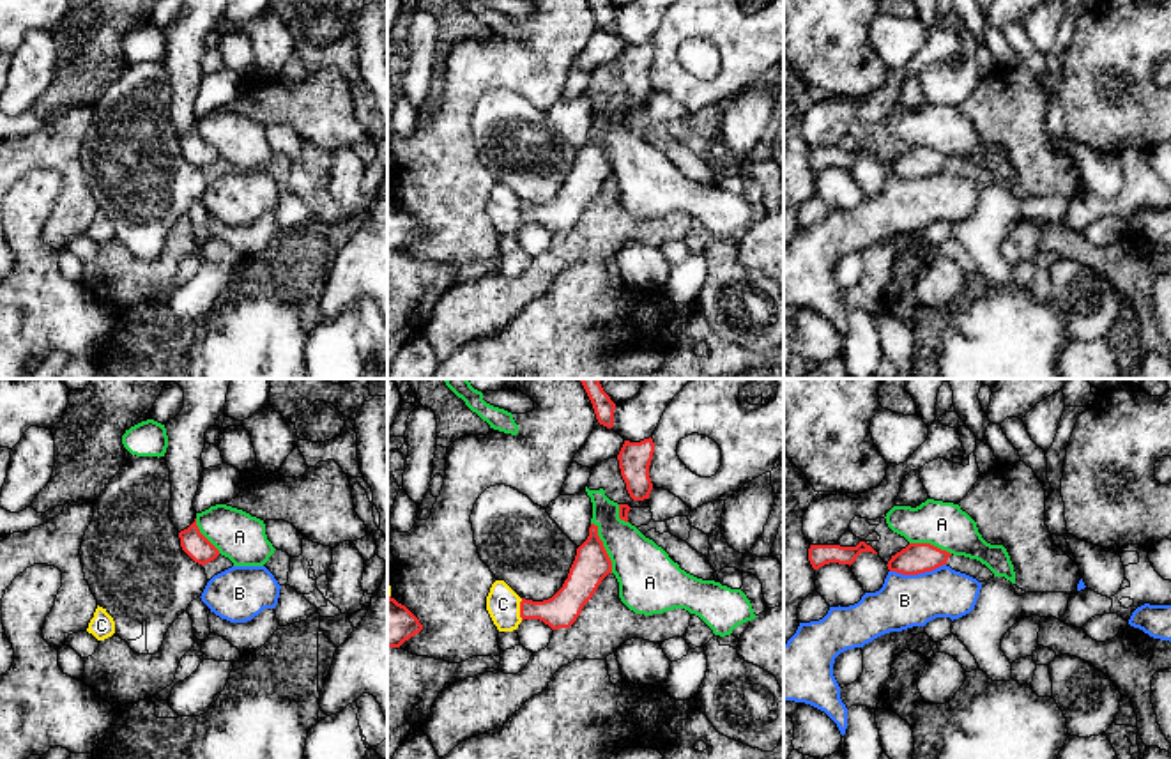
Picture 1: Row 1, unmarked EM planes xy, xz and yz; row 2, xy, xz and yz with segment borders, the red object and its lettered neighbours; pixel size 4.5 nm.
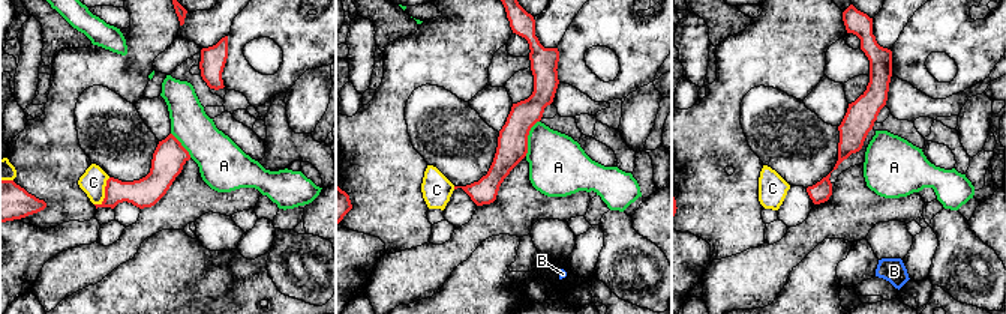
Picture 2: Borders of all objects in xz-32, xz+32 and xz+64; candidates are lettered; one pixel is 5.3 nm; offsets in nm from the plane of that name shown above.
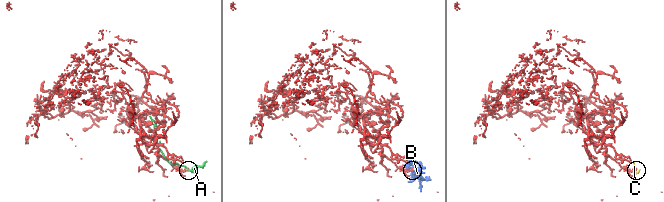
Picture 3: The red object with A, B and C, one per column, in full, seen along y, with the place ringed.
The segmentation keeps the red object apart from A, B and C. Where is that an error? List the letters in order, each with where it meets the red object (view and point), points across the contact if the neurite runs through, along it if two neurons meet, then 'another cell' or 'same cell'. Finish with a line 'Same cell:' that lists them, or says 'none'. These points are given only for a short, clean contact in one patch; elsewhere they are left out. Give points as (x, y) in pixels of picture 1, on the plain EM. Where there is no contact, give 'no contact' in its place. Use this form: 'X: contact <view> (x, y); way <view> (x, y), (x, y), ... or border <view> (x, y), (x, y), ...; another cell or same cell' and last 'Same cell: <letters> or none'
A: contact xz (604, 151); border xz (591, 126), (596, 131), (612, 176); another cell
B: contact yz (917, 177); border yz (945, 167), (917, 177), (890, 176); another cell
C: contact xz (520, 213); another cell
Same cell: none

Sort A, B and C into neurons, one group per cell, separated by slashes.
A / B / C

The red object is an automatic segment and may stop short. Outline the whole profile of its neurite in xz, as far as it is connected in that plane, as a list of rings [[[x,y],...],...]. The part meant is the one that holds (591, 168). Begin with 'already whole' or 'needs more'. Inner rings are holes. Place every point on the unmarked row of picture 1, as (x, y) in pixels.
already whole; [[[591,127],[589,140],[577,152],[575,165],[563,191],[543,205],[522,202],[522,225],[540,223],[552,234],[570,232],[608,177],[612,177],[612,165],[598,140],[598,129]]]

